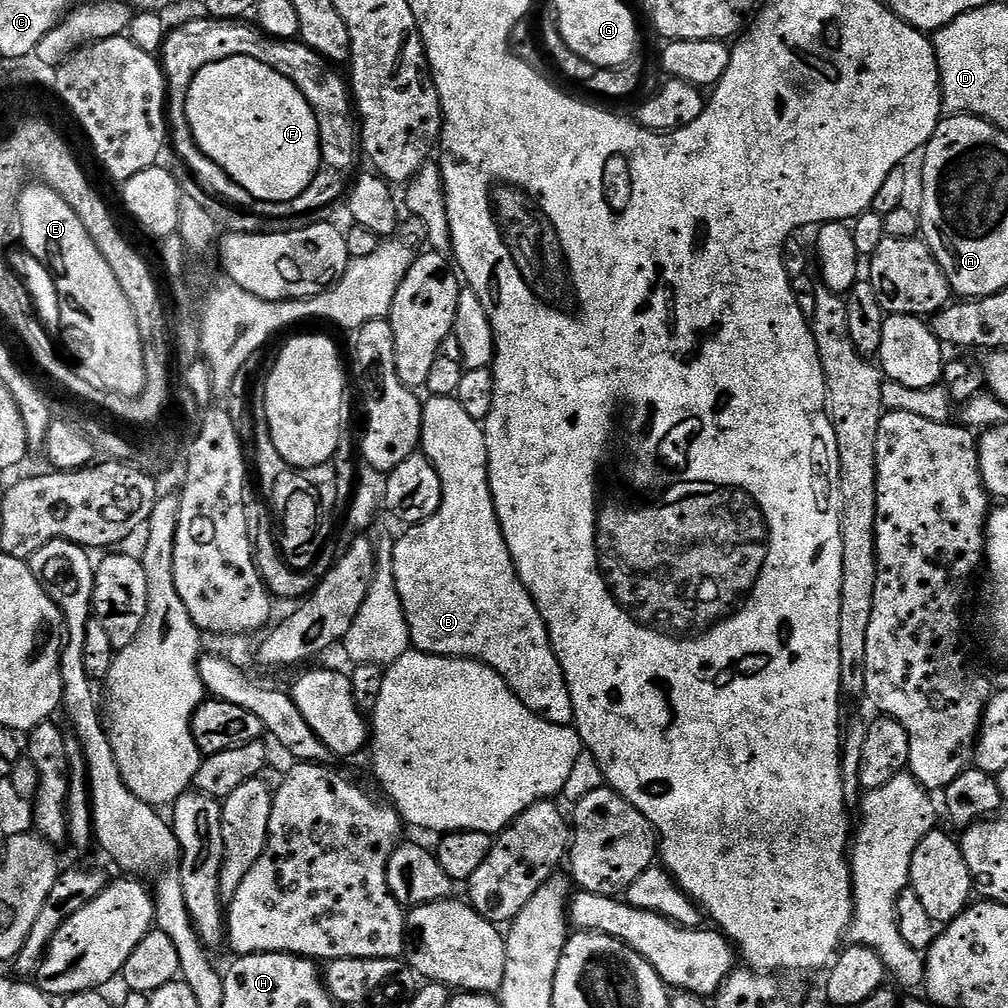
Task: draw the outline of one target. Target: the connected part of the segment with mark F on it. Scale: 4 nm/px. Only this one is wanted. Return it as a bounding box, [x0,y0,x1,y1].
[185,56,320,204]

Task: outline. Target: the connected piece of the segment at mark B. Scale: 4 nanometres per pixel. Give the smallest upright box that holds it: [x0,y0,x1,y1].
[394,396,574,725]

